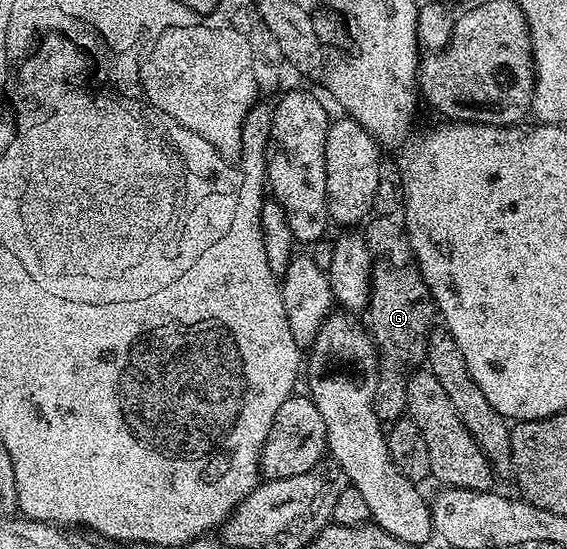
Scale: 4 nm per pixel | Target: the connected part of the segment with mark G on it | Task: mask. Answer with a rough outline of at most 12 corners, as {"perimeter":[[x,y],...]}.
{"perimeter":[[403,223],[363,229],[372,255],[366,309],[376,346],[374,410],[407,413],[436,299]]}

